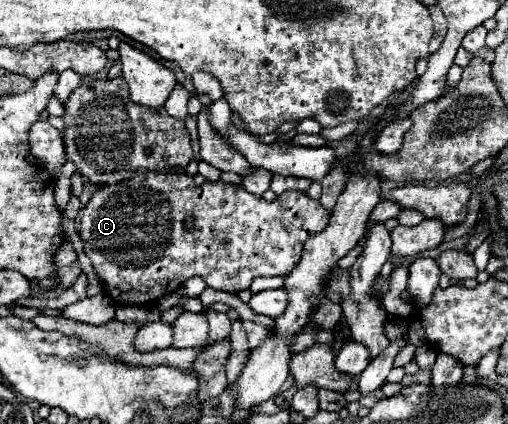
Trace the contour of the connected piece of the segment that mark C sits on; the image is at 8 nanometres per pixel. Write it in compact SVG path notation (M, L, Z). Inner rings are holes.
M155 172L135 174L127 182L115 186L101 186L81 214L79 236L87 248L87 256L93 262L99 278L107 280L107 288L113 292L119 306L149 306L161 296L173 294L179 286L199 276L207 286L225 290L231 294L249 288L253 278L259 276L287 276L299 264L303 242L327 228L329 214L319 200L307 198L305 192L289 190L275 202L255 198L247 194L243 186L231 186L221 180L195 186L193 178L183 172ZM187 214L195 216L195 228L187 230L183 220Z

